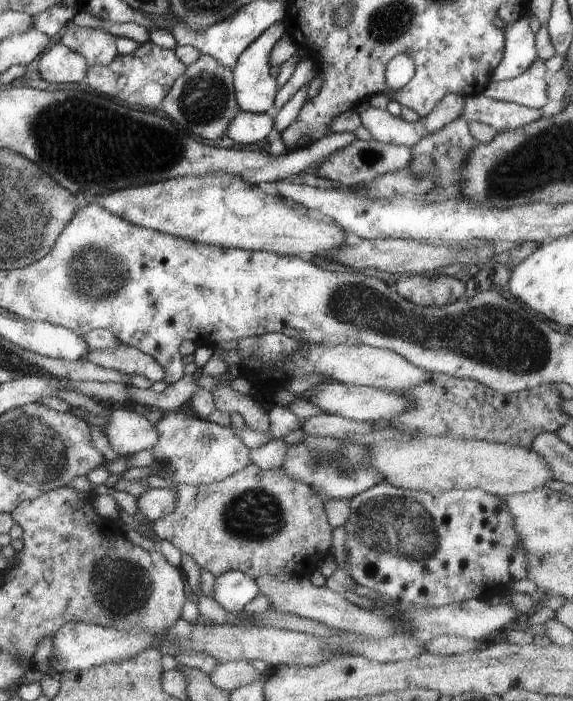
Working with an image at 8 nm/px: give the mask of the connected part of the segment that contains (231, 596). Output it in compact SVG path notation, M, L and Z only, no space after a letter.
M228 571L215 578L213 601L225 611L237 612L257 594L255 579L240 571Z

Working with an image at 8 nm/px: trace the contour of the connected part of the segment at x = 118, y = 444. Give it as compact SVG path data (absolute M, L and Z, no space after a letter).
M125 408L112 412L103 434L110 447L124 458L144 449L150 450L159 437L154 424L144 418L143 409L131 412Z

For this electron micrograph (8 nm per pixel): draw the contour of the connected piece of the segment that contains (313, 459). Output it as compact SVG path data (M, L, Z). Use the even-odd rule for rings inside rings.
M304 432L303 439L299 443L286 444L281 468L287 479L309 486L311 491L324 502L328 500L349 501L377 482L383 481L382 475L370 465L370 446L339 441L331 436L309 435Z

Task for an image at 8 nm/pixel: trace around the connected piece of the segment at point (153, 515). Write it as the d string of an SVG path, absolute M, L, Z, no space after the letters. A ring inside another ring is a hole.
M151 487L136 499L137 511L150 522L173 513L175 509L174 494L167 487Z

